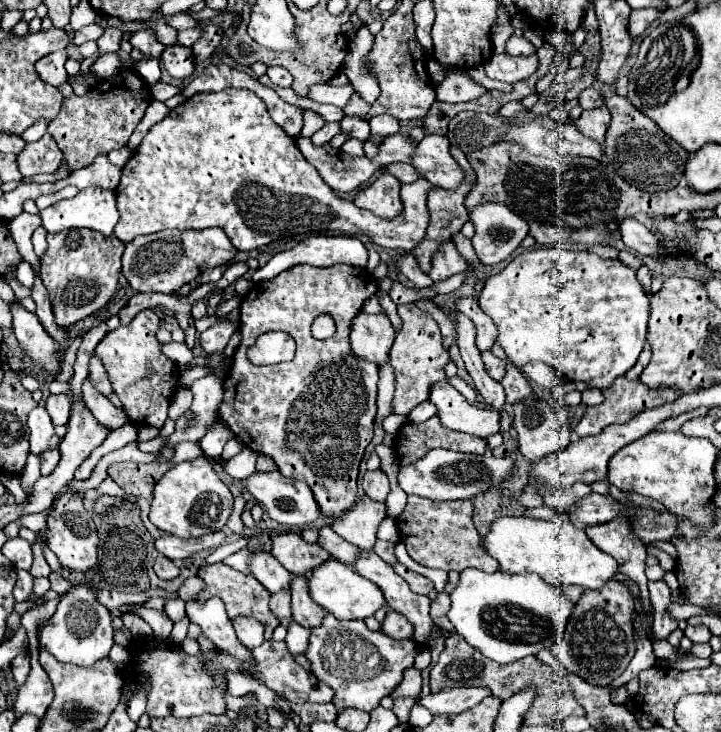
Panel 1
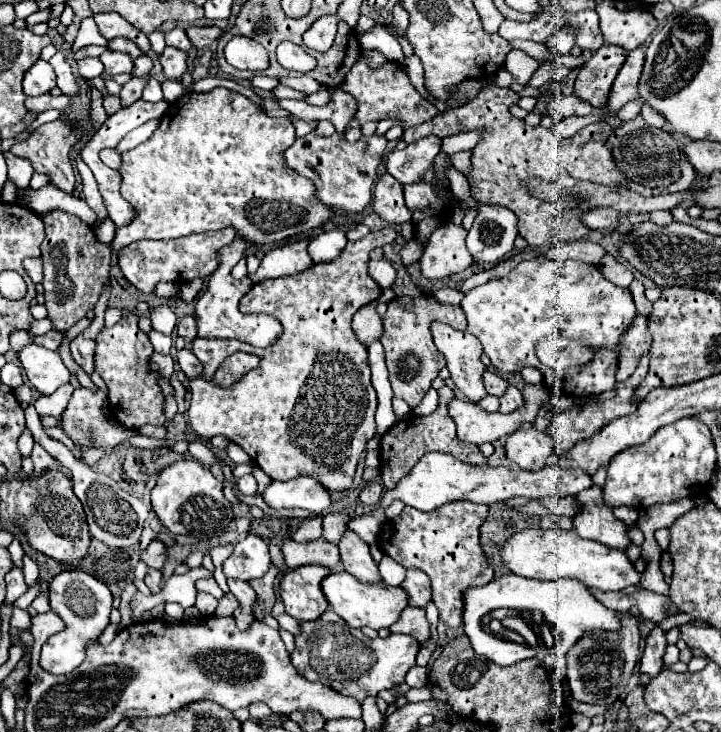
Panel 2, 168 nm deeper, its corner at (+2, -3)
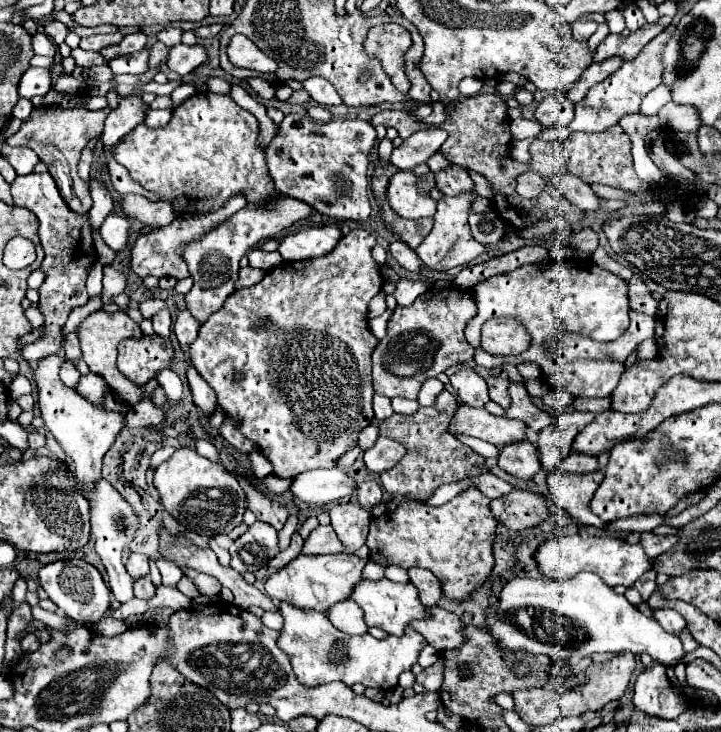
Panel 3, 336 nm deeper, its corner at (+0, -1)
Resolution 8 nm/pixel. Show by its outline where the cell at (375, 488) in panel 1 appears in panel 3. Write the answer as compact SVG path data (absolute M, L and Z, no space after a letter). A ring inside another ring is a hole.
M363 481L357 489L357 499L359 499L361 507L373 509L375 505L379 505L383 501L383 489L377 481Z

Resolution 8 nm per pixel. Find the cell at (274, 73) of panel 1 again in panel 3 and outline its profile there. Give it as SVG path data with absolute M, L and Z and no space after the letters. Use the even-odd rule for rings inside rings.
M311 77L303 83L305 91L311 95L311 99L323 107L329 105L341 105L341 97L337 95L337 91L333 89L333 85L321 77Z

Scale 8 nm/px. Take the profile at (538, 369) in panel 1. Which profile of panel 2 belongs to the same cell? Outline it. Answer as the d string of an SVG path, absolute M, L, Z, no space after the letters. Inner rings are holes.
M523 367L521 375L523 375L525 383L529 383L529 385L543 385L543 375L535 367Z

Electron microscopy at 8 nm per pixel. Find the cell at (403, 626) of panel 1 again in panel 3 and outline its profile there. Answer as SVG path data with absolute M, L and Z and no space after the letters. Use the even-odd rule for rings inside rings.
M431 607L429 613L431 613L429 619L411 623L411 627L415 631L419 631L427 639L429 645L433 645L439 653L457 649L459 645L463 645L463 641L465 641L463 629L465 627L455 613L445 611L441 607Z

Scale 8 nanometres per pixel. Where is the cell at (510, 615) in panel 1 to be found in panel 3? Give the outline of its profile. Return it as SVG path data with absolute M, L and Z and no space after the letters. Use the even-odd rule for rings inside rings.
M587 571L569 581L511 579L503 587L497 605L487 609L487 627L503 651L525 649L549 655L551 659L573 655L581 659L605 651L631 651L633 655L649 653L655 663L673 669L687 655L677 635L667 633L655 619L643 615L623 595L605 585L601 577ZM521 605L527 605L527 609Z

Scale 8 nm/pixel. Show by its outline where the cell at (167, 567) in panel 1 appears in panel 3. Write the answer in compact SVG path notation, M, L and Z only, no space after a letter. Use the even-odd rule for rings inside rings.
M141 577L133 583L133 591L135 591L137 599L151 599L155 595L155 585L151 583L151 579Z

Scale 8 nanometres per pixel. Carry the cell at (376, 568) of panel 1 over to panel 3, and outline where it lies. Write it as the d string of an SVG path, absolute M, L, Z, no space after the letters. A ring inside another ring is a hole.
M347 501L347 503L333 505L329 509L329 517L337 537L347 547L347 553L353 555L365 543L371 513L367 509L361 509L361 505Z

